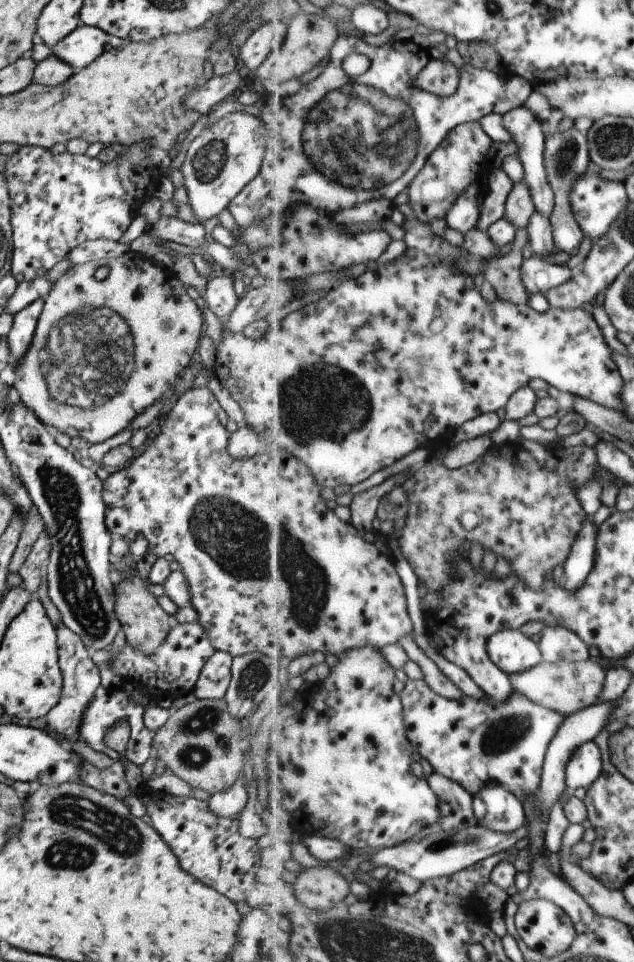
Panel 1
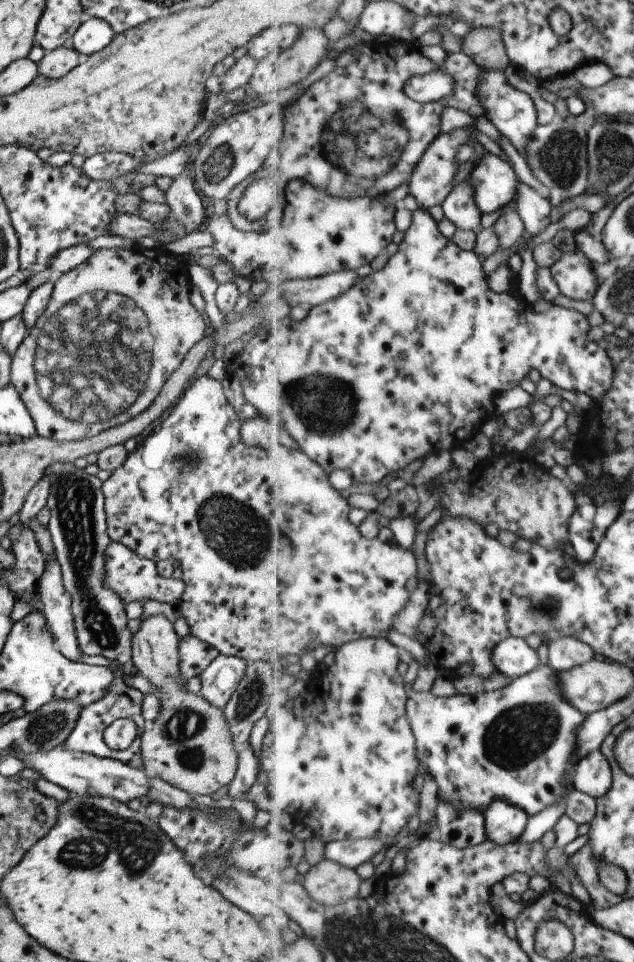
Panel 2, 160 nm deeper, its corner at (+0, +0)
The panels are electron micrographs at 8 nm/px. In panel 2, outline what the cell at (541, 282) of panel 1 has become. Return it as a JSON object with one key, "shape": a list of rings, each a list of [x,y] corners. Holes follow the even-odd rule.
{"shape":[[[581,249],[566,252],[550,266],[560,292],[566,297],[592,301],[598,292],[597,274],[591,257]]]}

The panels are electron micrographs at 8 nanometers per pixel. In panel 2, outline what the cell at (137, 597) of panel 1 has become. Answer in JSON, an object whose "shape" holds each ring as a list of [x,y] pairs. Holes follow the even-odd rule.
{"shape":[[[161,615],[147,617],[131,637],[132,663],[139,676],[155,687],[159,712],[146,724],[140,736],[143,768],[152,776],[189,793],[213,794],[232,781],[237,752],[232,745],[230,730],[222,709],[209,704],[199,693],[185,690],[180,679],[178,639],[172,622]]]}

